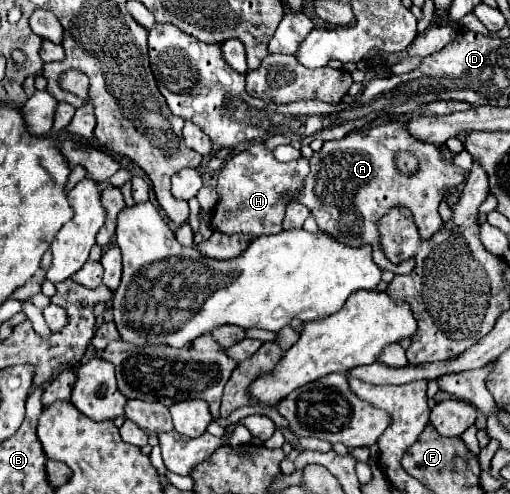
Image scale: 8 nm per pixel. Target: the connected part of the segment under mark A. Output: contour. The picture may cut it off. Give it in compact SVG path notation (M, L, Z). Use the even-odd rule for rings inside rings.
M392 121L372 129L358 129L338 141L324 143L324 147L310 159L310 175L306 177L306 185L298 201L316 217L320 231L328 231L338 241L352 247L370 243L374 247L374 261L380 269L404 275L414 269L414 259L392 265L392 261L384 257L378 241L378 221L388 213L388 209L404 207L412 213L420 237L430 239L444 227L438 207L446 189L458 187L464 179L466 171L444 161L436 145L416 141L408 135L402 123ZM398 151L406 151L418 159L418 169L412 175L404 175L396 169Z

